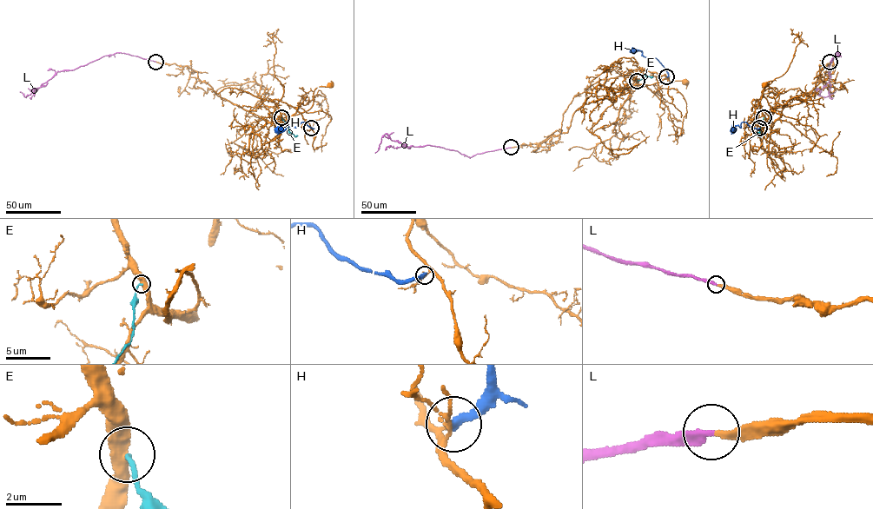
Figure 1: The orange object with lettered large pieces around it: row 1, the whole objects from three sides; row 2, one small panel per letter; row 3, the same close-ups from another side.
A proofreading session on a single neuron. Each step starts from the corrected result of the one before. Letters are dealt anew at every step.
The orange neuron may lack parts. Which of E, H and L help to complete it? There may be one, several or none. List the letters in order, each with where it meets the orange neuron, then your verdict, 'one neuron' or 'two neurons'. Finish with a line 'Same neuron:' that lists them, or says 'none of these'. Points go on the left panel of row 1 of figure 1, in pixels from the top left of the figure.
E: contact (281, 117); two neurons
H: contact (311, 128); two neurons
L: contact (155, 62); one neuron
Same neuron: L

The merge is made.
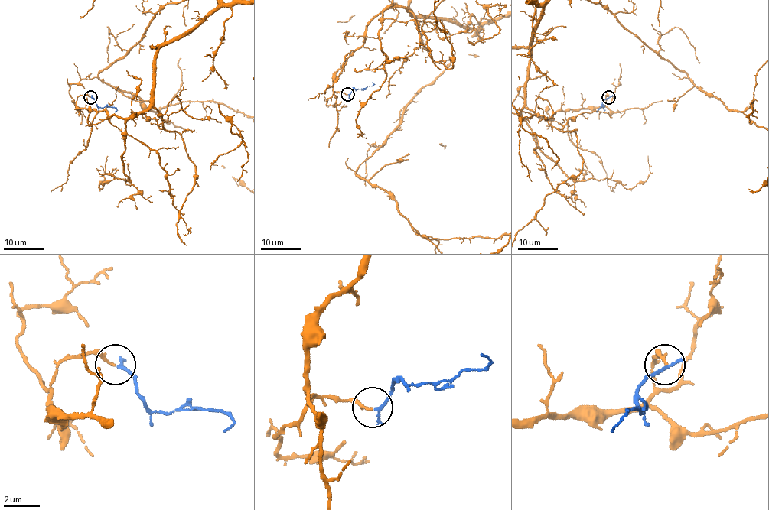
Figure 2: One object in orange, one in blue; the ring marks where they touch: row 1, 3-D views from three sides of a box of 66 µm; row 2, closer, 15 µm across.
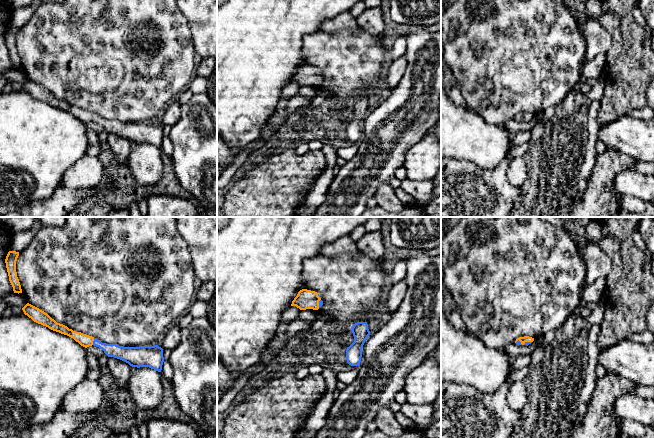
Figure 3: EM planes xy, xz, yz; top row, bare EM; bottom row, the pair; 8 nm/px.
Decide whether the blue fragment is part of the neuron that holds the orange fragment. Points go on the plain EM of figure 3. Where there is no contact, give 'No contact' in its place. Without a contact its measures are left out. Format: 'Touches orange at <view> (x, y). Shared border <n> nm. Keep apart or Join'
Touches orange at xy (93, 116). Shared border 60 nm. Join

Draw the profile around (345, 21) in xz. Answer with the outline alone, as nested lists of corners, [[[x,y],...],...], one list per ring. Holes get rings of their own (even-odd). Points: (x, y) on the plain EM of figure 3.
[[[344,11],[335,18],[325,20],[321,29],[328,33],[335,33],[340,30],[355,31],[358,28],[356,19],[351,15],[350,11]]]

